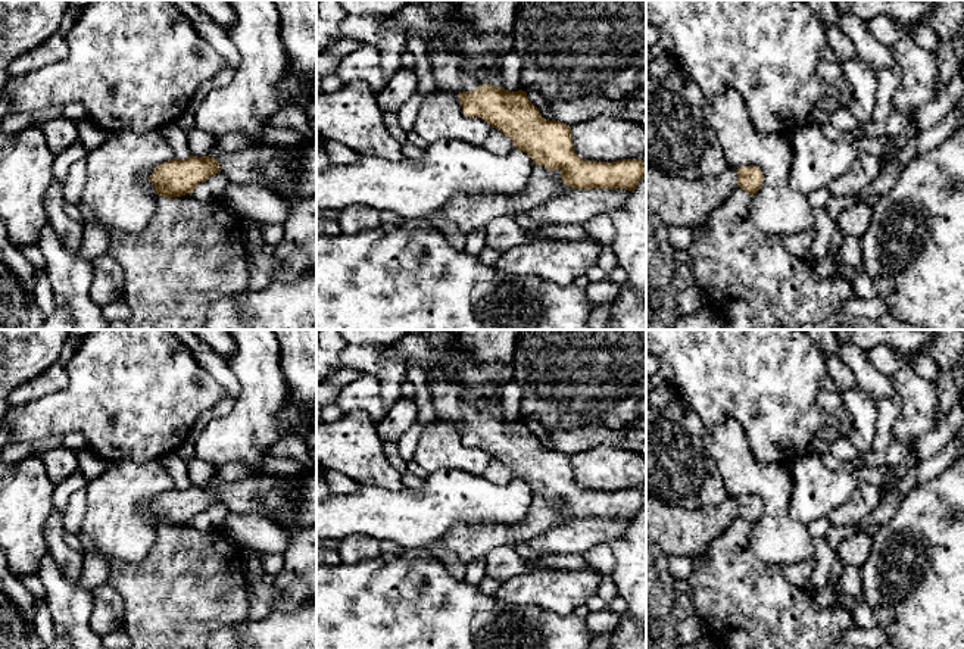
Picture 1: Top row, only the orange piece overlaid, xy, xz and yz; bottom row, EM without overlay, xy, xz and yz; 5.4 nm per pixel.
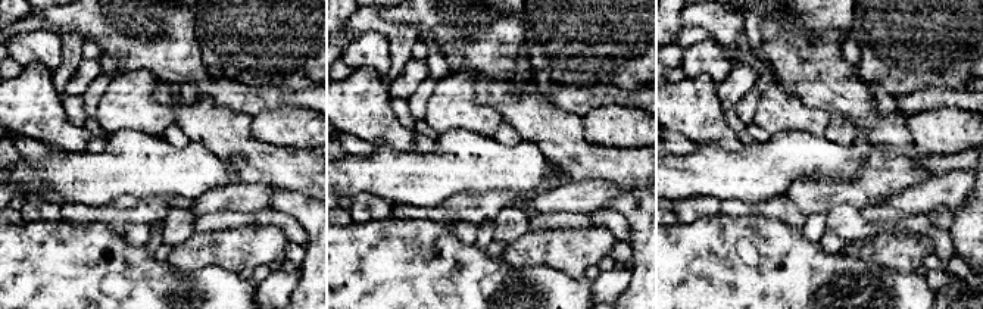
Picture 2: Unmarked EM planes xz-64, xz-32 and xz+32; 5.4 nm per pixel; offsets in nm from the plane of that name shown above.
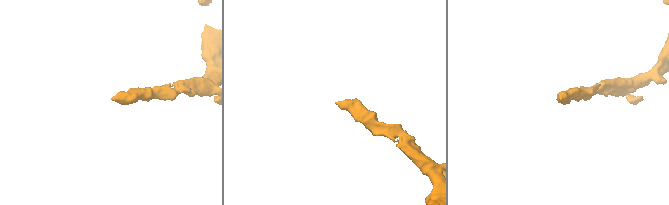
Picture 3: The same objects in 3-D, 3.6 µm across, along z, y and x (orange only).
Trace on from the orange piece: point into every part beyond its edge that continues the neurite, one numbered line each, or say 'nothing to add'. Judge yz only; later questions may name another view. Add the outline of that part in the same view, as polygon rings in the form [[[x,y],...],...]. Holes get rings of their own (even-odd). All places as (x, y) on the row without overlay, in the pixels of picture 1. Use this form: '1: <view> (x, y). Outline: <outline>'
1: yz (676, 530). Outline: [[[646,496],[646,540],[667,556],[689,556],[693,570],[705,562],[709,545],[737,518],[737,500],[687,509]]]

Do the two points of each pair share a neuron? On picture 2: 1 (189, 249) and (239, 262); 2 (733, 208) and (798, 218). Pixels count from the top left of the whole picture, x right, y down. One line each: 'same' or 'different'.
1: same
2: same

